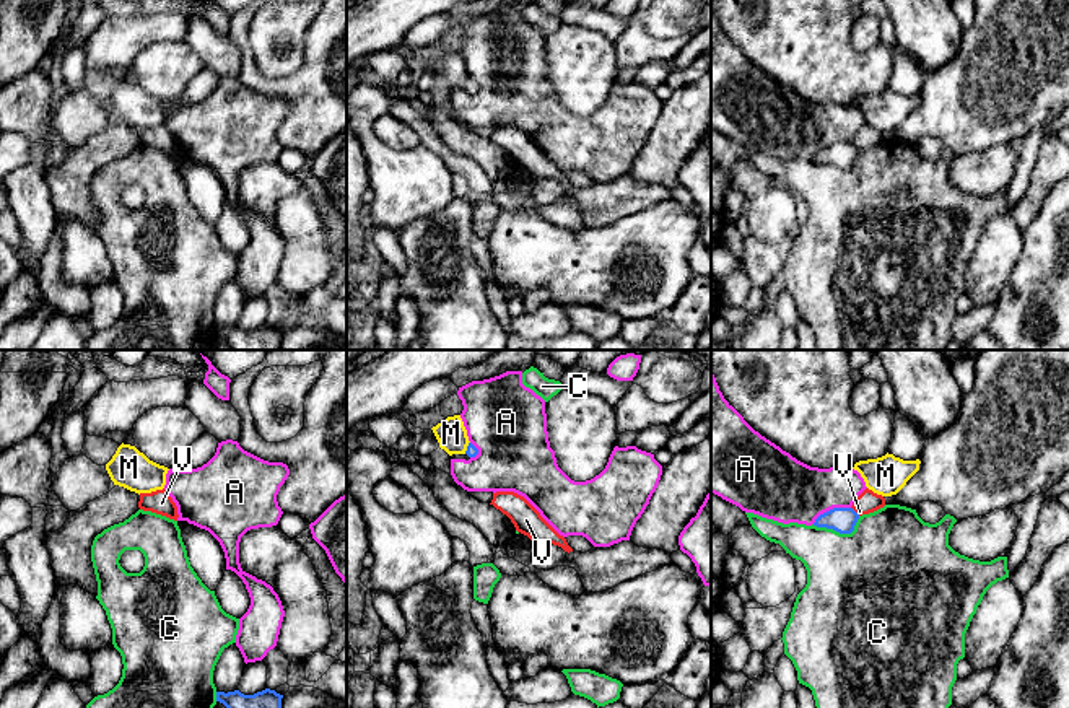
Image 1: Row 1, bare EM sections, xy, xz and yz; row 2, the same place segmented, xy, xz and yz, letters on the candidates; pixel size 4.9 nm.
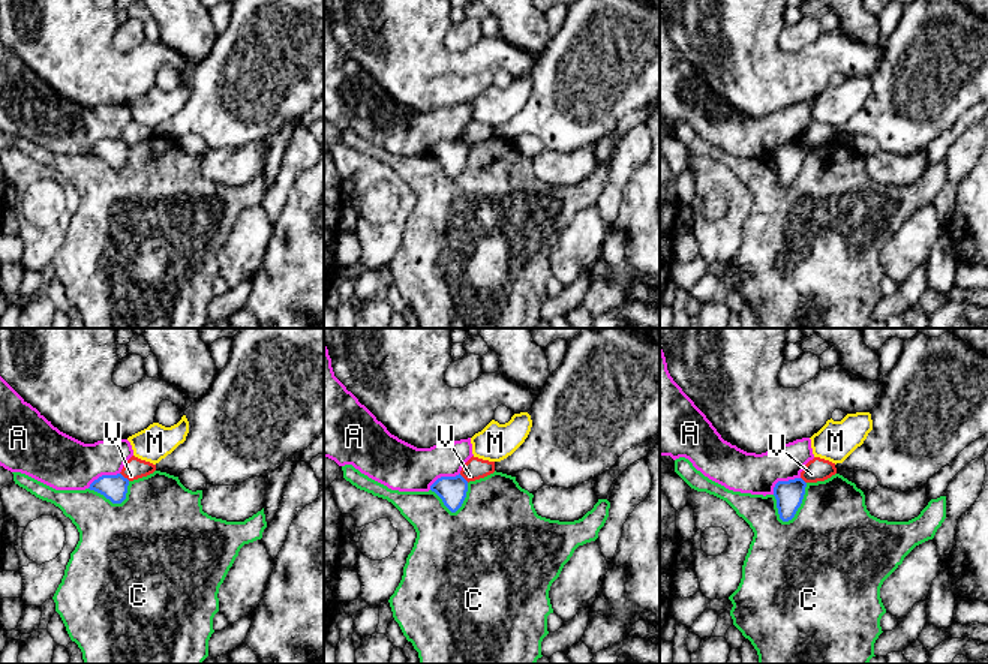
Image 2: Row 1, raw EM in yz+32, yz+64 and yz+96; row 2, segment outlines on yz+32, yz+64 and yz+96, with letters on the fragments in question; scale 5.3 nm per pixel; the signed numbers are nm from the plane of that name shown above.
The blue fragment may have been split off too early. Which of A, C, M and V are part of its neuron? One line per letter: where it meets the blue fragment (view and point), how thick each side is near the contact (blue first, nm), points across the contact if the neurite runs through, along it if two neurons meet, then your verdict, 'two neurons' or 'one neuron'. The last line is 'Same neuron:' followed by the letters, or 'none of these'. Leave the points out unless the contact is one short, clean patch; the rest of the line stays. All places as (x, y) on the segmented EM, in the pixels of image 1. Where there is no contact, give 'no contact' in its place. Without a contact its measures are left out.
A: meets blue in yz at (830, 510); 130 nm thick on the blue side, 320 nm on the other; two neurons
C: meets blue in yz at (838, 531); 130 nm thick on the blue side, 460 nm on the other; two neurons
M: meets blue in xz at (467, 448); 60 nm thick on the blue side, 150 nm on the other; border along xz (469, 441), (464, 453); two neurons
V: meets blue in yz at (855, 511); 130 nm thick on the blue side, 110 nm on the other; border along yz (851, 506), (859, 515); two neurons
Same neuron: none of these

